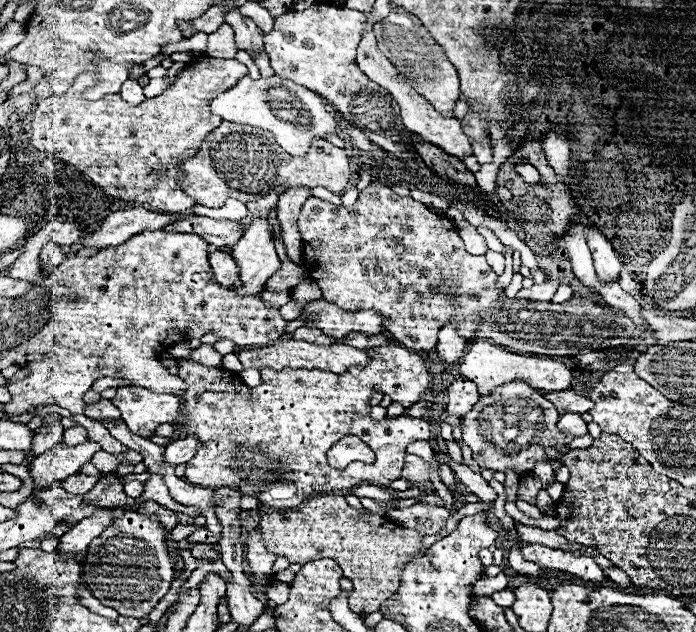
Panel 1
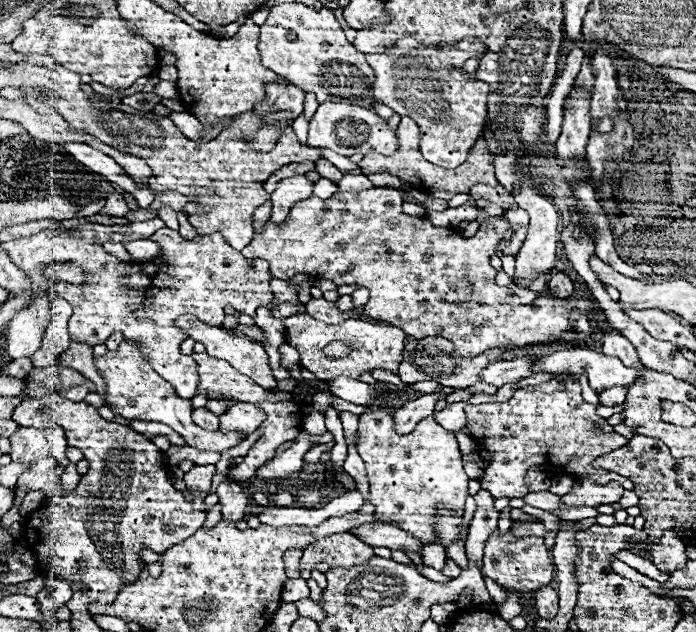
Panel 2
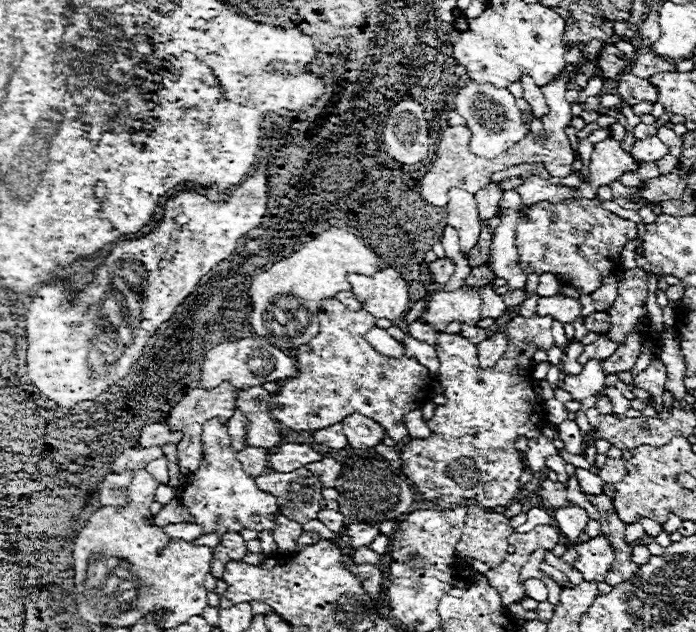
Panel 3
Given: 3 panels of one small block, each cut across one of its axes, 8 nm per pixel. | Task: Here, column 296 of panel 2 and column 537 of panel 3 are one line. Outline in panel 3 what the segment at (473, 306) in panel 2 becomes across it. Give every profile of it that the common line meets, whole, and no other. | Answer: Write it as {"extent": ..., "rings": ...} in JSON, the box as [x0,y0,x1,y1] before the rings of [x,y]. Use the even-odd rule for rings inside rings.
{"extent":[518,200,636,294],"rings":[[[564,200],[556,204],[538,202],[528,208],[526,216],[518,218],[518,262],[524,274],[550,272],[584,294],[592,294],[600,288],[602,280],[614,272],[624,244],[636,236],[636,222],[596,206],[594,200]]]}

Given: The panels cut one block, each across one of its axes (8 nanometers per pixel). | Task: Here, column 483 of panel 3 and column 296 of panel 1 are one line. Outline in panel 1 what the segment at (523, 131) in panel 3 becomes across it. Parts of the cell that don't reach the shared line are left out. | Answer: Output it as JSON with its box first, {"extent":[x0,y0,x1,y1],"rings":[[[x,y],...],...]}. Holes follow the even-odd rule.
{"extent":[210,76,340,158],"rings":[[[244,76],[232,90],[218,94],[210,102],[210,110],[212,114],[224,120],[270,130],[276,136],[276,142],[288,154],[298,158],[308,152],[308,142],[312,138],[322,138],[326,134],[340,132],[340,122],[332,112],[326,110],[326,106],[316,98],[312,90],[306,90],[304,86],[298,86],[292,80],[278,78],[278,76],[260,78],[260,80],[252,80],[250,76]]]}

